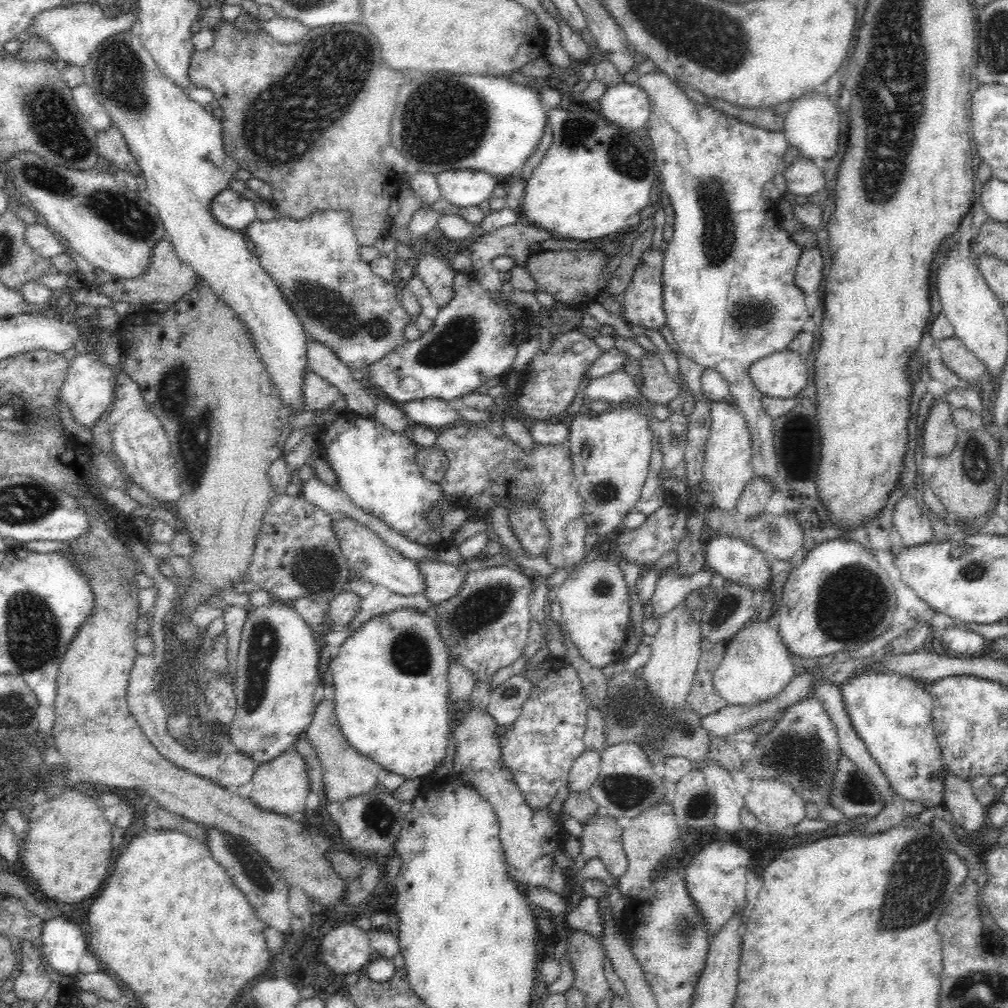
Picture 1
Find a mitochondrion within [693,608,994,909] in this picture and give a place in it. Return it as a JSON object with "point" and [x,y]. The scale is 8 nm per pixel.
{"point":[802,755]}

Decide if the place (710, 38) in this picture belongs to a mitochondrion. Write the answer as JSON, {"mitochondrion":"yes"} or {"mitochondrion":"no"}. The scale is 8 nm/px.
{"mitochondrion":"yes"}

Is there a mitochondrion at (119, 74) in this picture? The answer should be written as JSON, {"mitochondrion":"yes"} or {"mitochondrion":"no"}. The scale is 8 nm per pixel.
{"mitochondrion":"yes"}

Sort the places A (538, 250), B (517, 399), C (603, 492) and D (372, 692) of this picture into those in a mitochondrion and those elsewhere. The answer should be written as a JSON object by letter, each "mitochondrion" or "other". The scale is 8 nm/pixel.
{"A":"other","B":"other","C":"mitochondrion","D":"other"}

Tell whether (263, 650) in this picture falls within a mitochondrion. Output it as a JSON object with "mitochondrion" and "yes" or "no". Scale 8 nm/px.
{"mitochondrion":"yes"}

